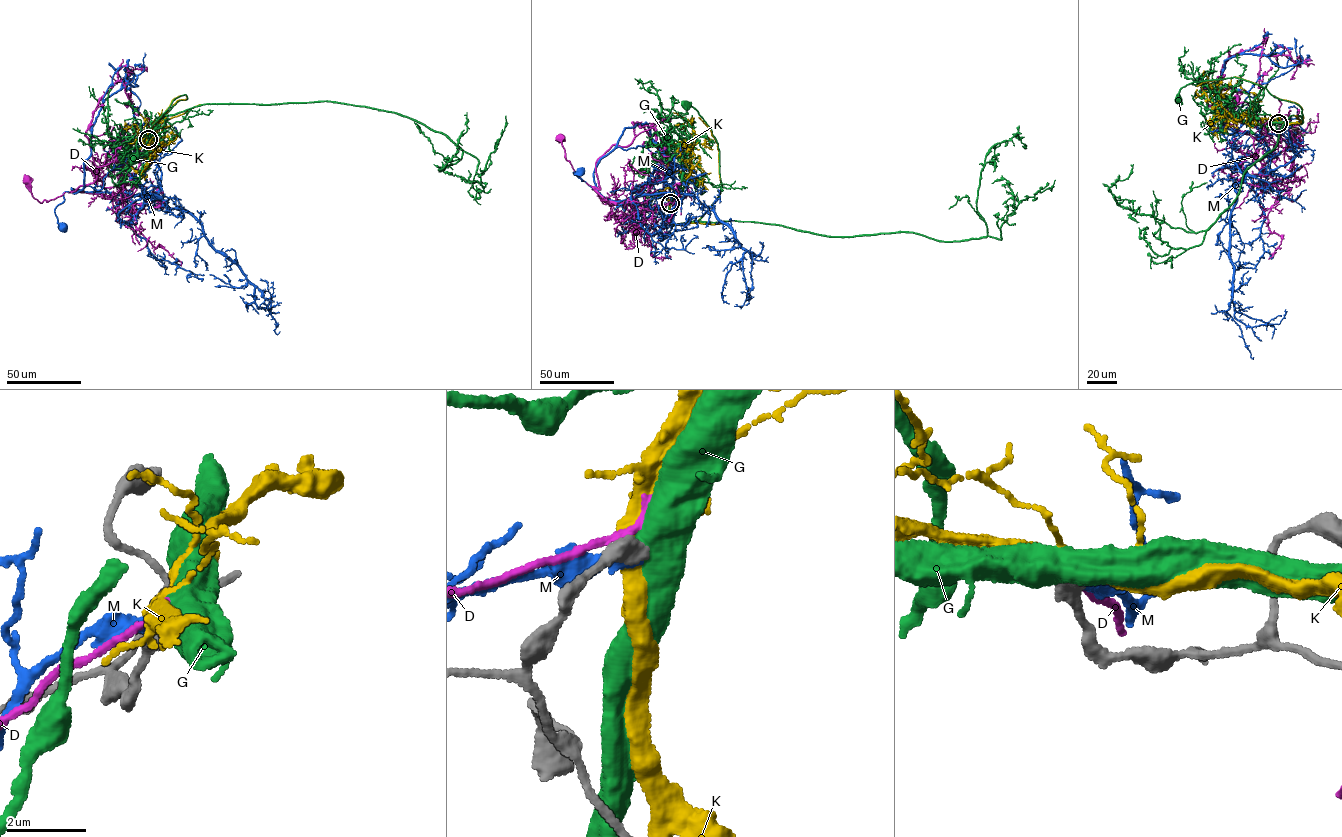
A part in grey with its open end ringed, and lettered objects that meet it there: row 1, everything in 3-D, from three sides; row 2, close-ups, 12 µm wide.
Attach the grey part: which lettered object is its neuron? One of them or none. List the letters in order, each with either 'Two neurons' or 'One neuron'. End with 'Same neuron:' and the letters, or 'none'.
D: Two neurons
G: Two neurons
K: Two neurons
M: Two neurons
Same neuron: none

